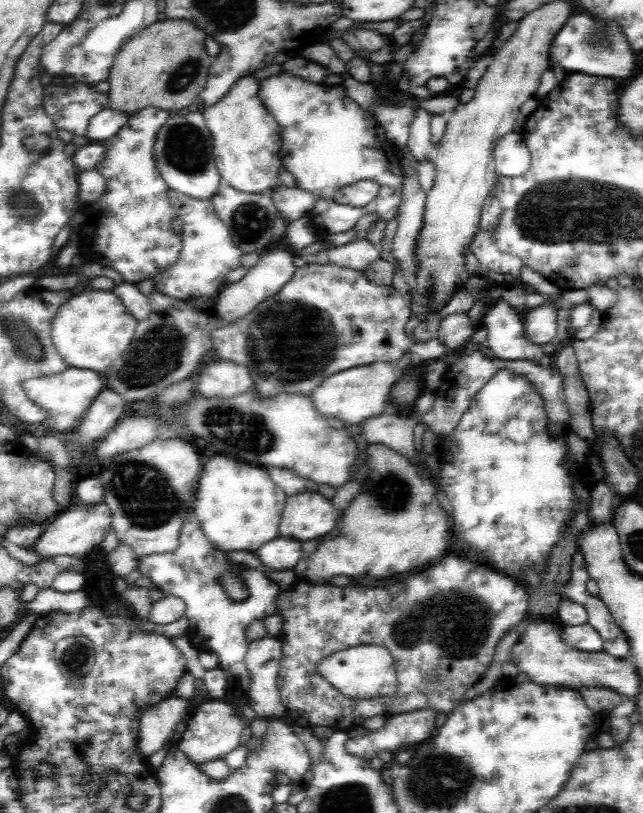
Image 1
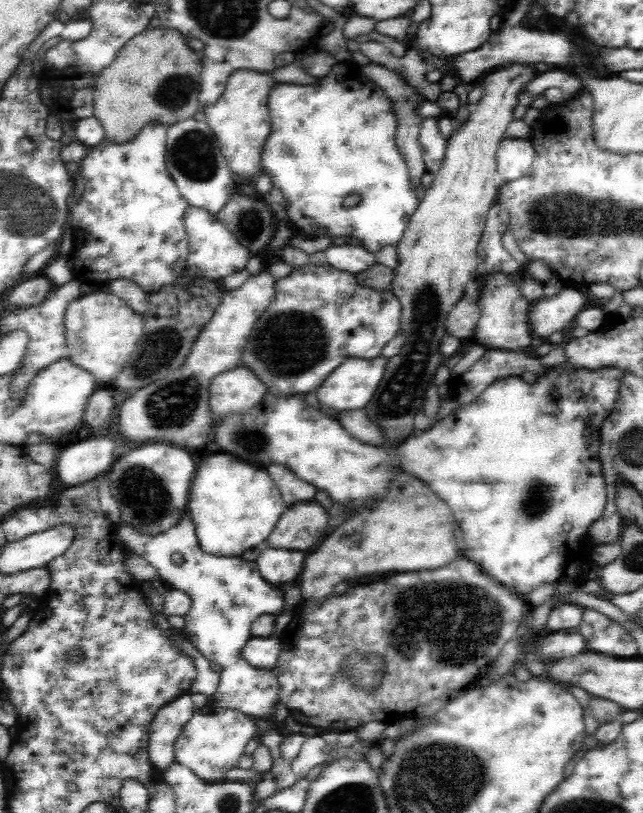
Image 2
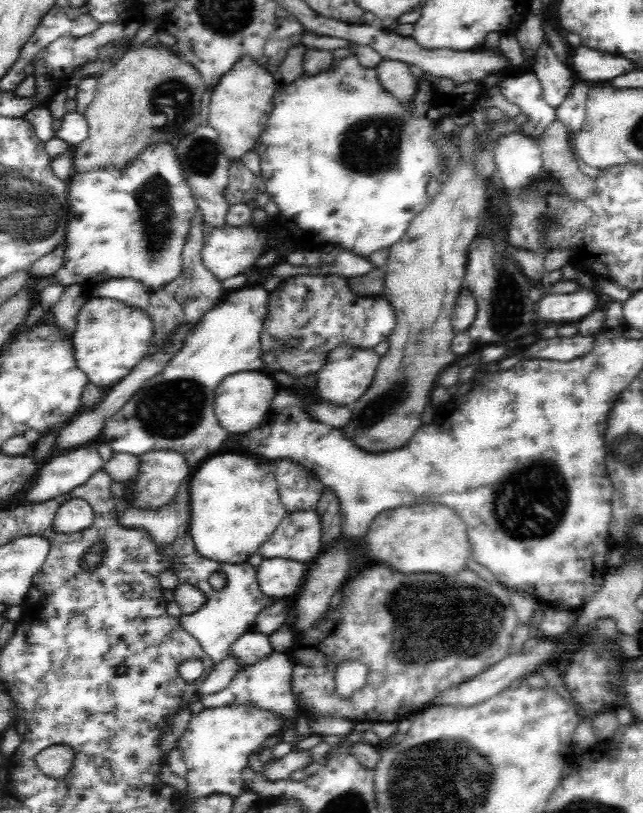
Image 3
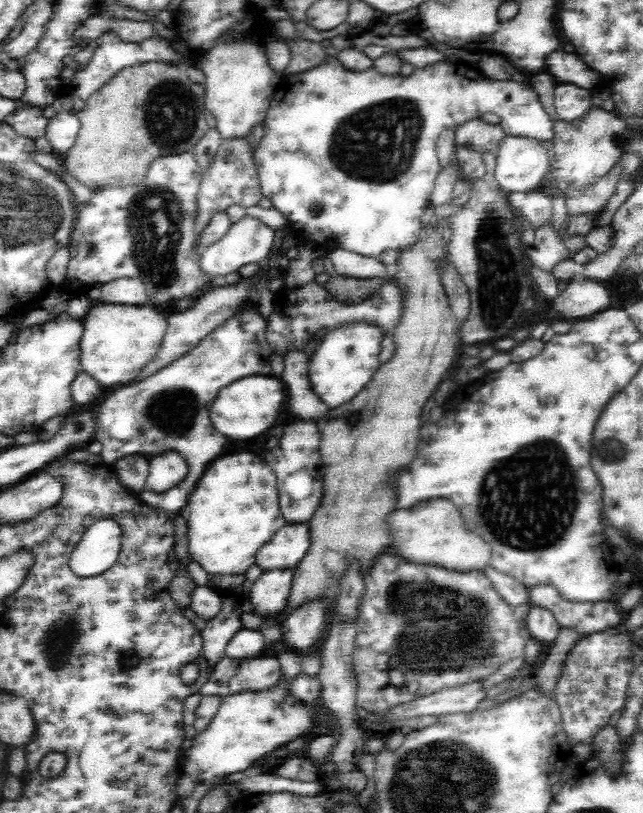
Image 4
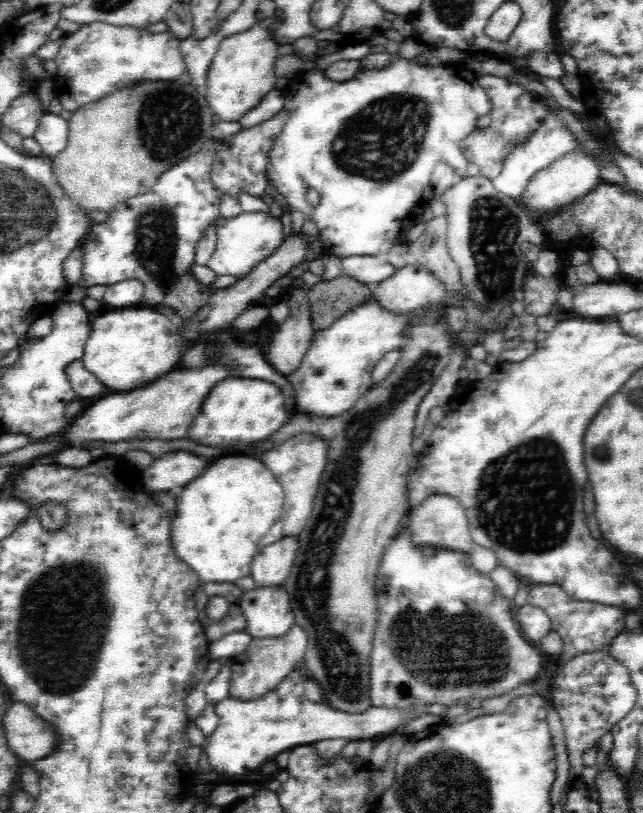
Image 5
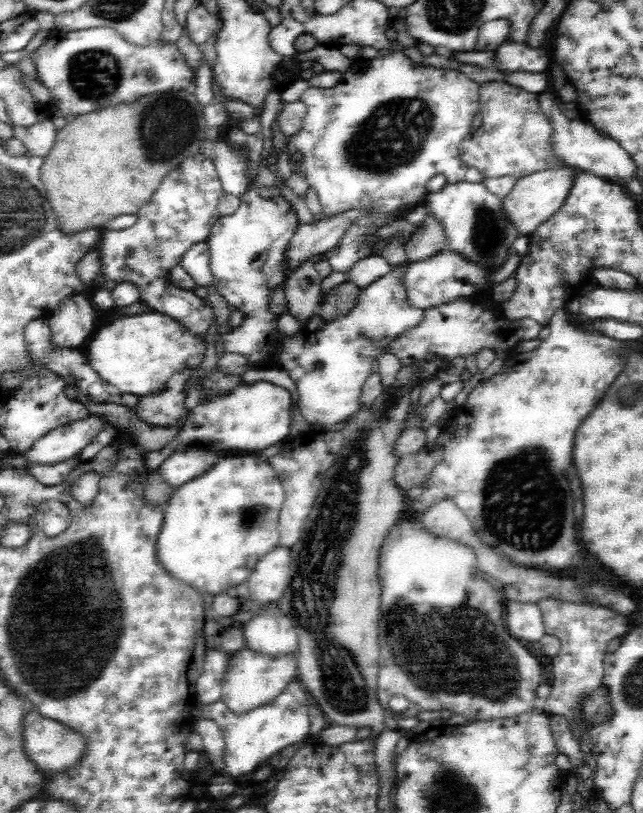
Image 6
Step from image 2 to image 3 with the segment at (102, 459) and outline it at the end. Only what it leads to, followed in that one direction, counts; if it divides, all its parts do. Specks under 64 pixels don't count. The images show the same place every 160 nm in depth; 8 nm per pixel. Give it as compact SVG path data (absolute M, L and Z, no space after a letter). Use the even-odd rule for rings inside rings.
M94 442L49 458L25 491L25 500L31 504L43 503L73 492L84 484L94 472L104 467L105 462L98 454L97 447L97 442Z

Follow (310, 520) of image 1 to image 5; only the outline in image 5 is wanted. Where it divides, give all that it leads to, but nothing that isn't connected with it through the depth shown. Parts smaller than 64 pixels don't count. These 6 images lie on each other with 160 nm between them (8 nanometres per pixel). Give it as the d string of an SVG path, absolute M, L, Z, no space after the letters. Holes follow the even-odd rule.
M282 538L266 546L260 554L256 554L249 574L256 584L254 588L268 588L284 584L284 580L288 578L292 570L296 548L298 548L296 538Z

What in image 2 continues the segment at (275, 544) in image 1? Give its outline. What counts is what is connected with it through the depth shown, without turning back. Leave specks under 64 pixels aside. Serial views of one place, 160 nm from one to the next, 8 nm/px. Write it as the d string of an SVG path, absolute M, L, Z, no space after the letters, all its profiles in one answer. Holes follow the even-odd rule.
M267 547L255 561L260 575L270 585L282 588L294 584L304 569L306 553Z

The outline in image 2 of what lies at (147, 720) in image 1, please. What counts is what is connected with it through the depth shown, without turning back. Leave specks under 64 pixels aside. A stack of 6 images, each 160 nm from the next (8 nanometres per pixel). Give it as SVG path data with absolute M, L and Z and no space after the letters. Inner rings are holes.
M190 693L179 697L160 708L150 723L147 749L150 762L158 772L175 761L176 739L195 711Z

